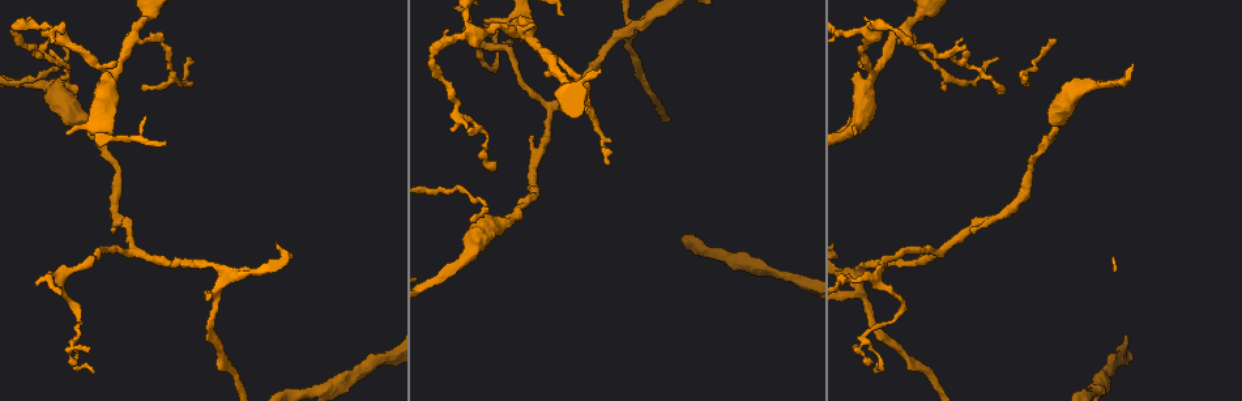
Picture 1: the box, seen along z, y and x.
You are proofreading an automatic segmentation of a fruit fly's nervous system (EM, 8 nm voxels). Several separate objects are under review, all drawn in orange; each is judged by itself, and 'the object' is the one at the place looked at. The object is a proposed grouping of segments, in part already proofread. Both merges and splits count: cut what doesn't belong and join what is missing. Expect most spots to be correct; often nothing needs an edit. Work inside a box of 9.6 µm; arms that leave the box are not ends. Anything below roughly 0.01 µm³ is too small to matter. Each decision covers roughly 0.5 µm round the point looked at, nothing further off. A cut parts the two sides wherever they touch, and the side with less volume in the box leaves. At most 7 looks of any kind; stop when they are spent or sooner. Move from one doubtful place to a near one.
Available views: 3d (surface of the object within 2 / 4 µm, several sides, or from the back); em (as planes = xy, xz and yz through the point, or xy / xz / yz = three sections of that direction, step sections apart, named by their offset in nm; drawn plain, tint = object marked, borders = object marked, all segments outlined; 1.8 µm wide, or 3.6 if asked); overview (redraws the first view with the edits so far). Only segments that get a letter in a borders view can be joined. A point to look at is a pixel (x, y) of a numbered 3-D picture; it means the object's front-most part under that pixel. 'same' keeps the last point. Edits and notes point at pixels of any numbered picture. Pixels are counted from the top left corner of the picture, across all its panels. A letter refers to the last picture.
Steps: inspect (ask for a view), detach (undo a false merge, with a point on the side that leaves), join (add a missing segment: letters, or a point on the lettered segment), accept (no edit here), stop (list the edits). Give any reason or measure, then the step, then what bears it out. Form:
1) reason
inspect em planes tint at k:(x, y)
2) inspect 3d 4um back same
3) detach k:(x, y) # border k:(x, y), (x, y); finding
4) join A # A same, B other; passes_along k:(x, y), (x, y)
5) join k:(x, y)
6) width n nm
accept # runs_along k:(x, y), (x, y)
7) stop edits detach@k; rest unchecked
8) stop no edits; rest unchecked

looks like a crossing
inspect em xy step 4 borders at 1:(858, 270)

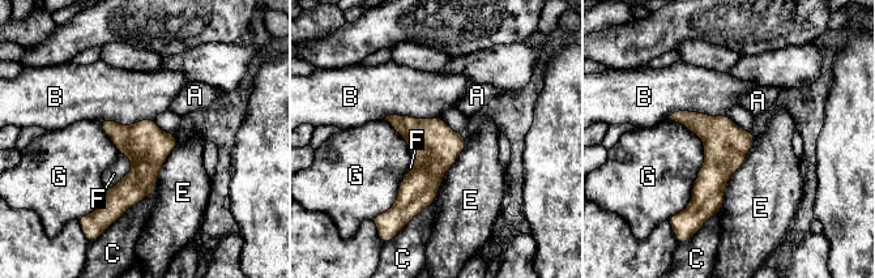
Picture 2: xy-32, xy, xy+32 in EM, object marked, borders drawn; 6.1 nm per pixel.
longest_contact G 600 nm
accept # A other, B other, C other, E other, F other, G other; one neuron here

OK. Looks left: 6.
thin end
inspect 3d 2um at 1:(189, 58)

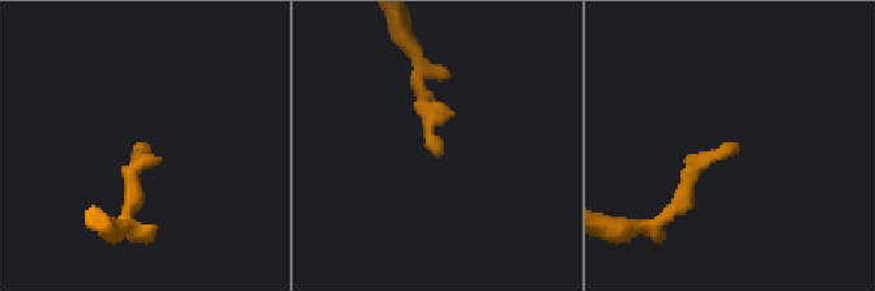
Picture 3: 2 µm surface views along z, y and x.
inspect em yz step 4 borders at 3:(439, 154)

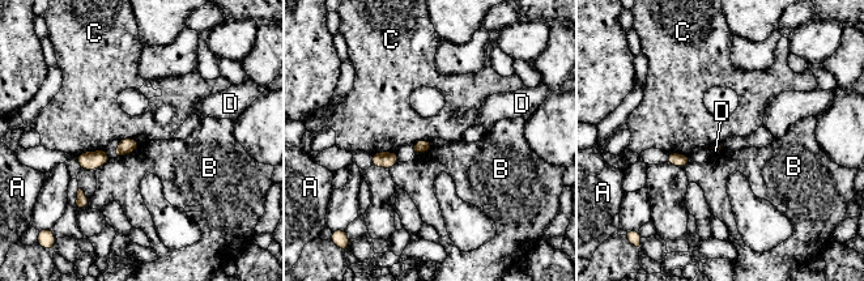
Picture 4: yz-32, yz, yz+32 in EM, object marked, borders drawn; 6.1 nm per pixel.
accept # A other, B other, C other, D other; border 4:(105, 148), (76, 154); none of them fits

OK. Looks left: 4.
thick turns thin
inspect 3d 2um at 1:(531, 40)

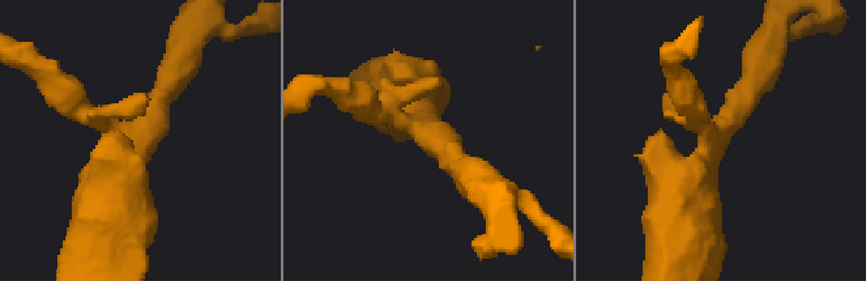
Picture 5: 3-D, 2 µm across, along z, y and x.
inspect em xz step 4 borders at 5:(715, 135)

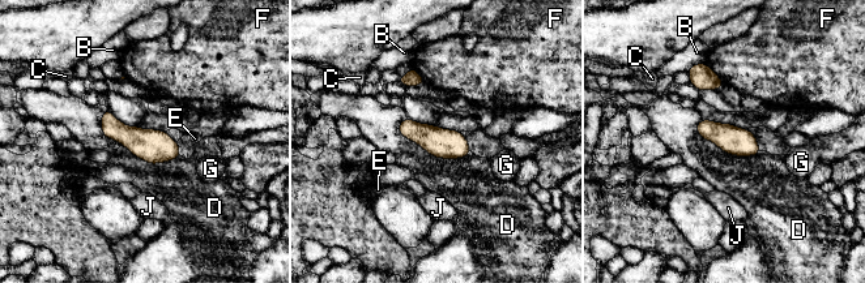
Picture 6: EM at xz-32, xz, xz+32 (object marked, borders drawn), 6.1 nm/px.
another direction
inspect em planes borders same

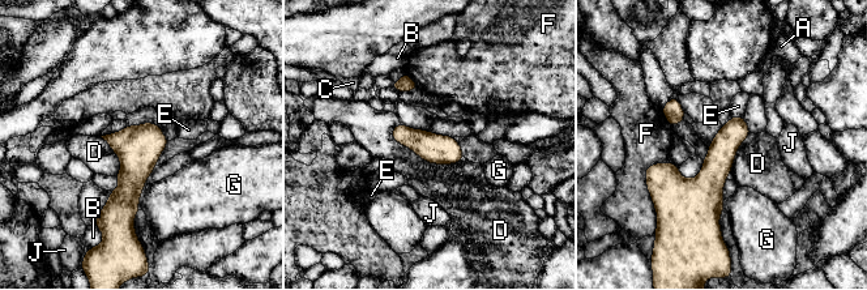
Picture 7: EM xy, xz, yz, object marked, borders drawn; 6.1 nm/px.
width 180 nm
accept # A other, B other, C other, D other, E other, F other, G other, J other; border 7:(391, 131), (428, 162), (464, 158); continuous, no second neuron

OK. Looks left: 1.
stop no edits; rest unchecked

